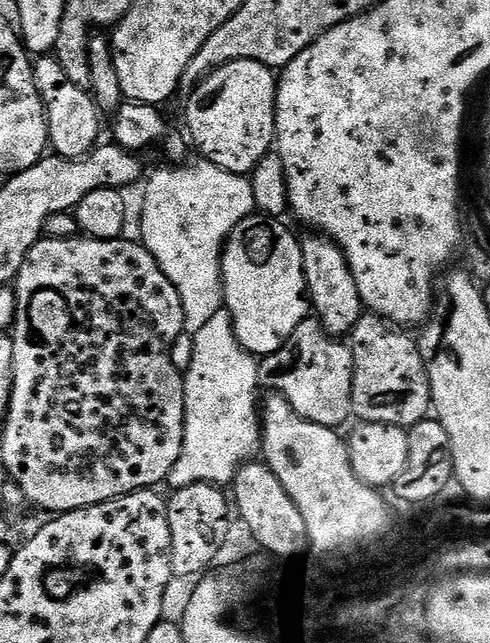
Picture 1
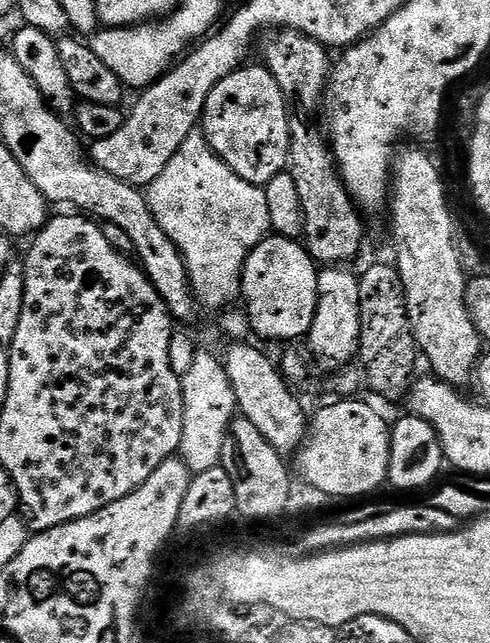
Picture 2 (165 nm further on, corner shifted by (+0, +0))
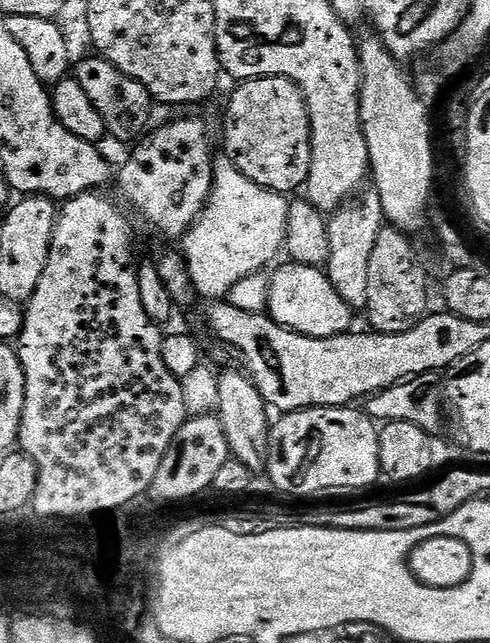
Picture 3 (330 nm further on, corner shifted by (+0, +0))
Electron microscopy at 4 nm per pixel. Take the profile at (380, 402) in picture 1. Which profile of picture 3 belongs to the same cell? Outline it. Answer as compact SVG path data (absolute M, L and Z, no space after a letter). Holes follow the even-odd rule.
M385 226L378 234L378 240L374 242L374 250L370 253L366 289L367 327L371 331L382 334L409 332L429 311L428 276L416 257L415 246L408 240L411 240L409 233Z

